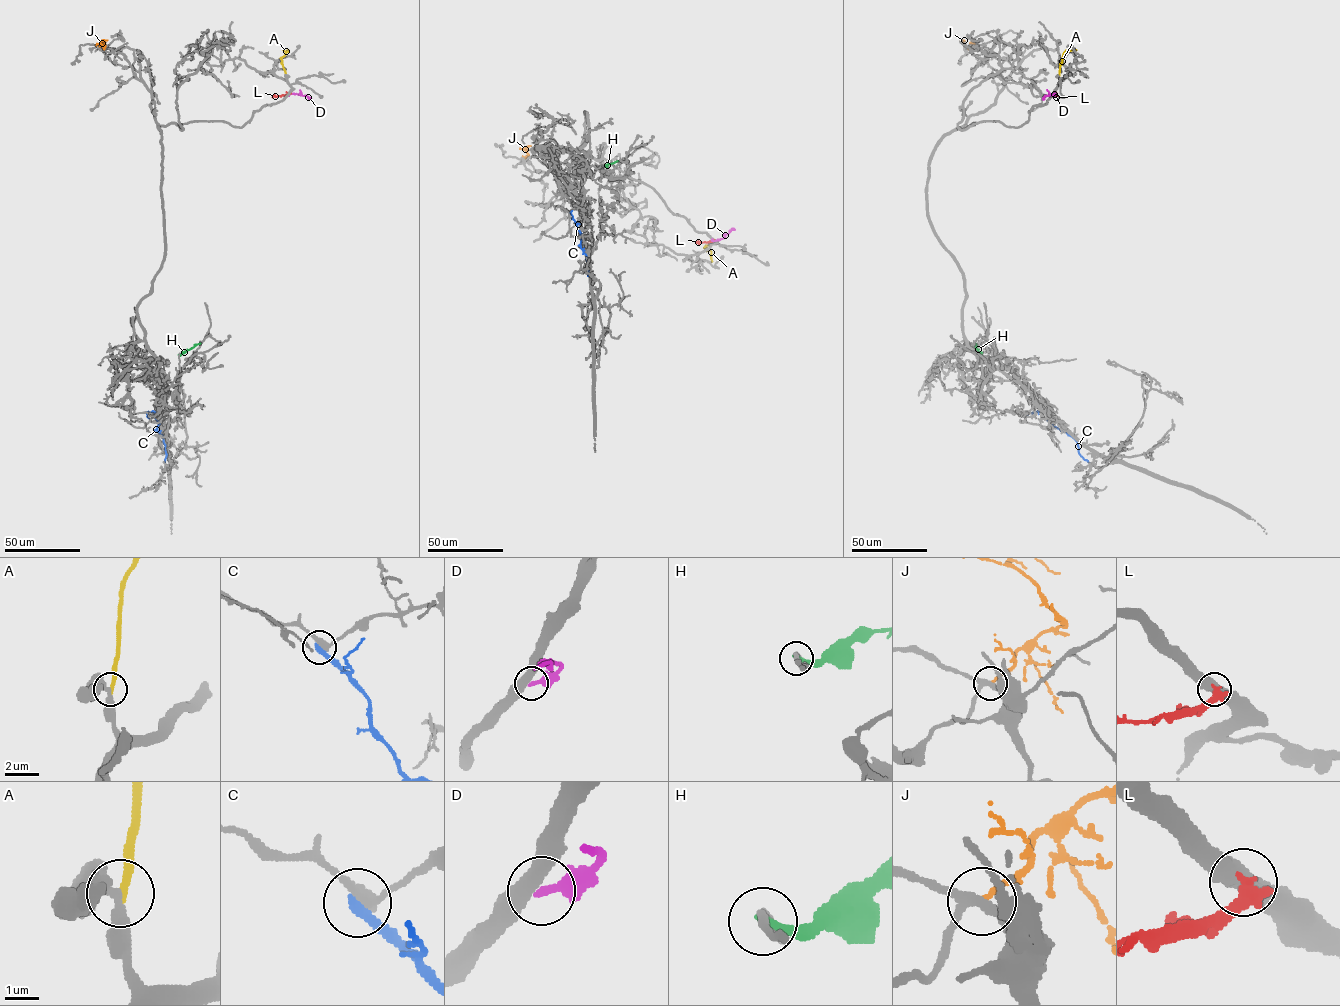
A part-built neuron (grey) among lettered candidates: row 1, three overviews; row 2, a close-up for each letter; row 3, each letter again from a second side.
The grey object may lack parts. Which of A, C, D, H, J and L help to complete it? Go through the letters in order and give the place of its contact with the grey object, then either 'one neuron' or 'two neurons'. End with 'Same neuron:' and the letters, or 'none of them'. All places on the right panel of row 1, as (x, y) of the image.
A: (1059, 76) | one neuron
C: (1026, 412) | two neurons
D: (1053, 95) | two neurons
H: (980, 355) | two neurons
J: (974, 45) | two neurons
L: (1054, 93) | two neurons
Same neuron: A

